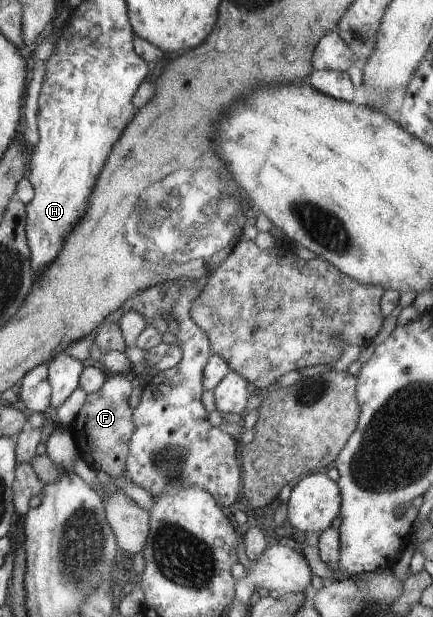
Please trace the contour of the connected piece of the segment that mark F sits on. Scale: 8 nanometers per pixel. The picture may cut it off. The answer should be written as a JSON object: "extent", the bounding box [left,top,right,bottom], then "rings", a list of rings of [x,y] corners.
{"extent":[69,374,134,480],"rings":[[[107,374],[105,383],[97,391],[86,395],[85,403],[81,405],[69,428],[83,463],[93,471],[103,471],[110,480],[125,471],[129,439],[133,431],[132,410],[128,406],[128,399],[134,384],[134,381],[129,381],[121,374]]]}

